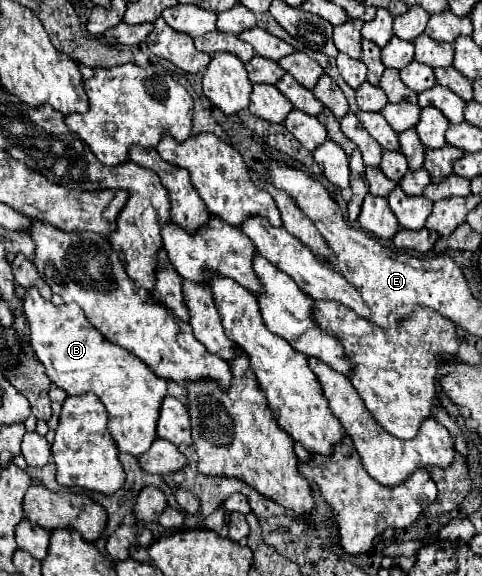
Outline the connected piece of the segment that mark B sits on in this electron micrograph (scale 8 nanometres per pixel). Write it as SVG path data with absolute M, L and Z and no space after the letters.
M31 287L25 293L23 307L31 327L31 347L43 363L47 377L67 391L67 395L91 391L101 399L109 413L109 431L121 453L139 457L149 449L157 435L177 447L191 445L189 409L167 394L167 381L157 377L127 349L107 341L87 321L79 305L71 303L55 307L51 301L45 301L35 287Z

